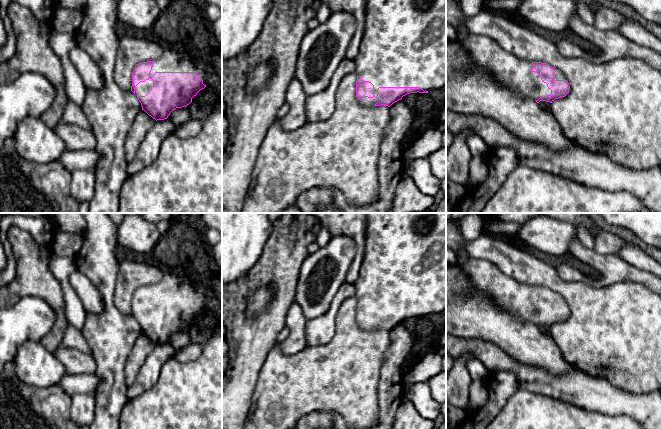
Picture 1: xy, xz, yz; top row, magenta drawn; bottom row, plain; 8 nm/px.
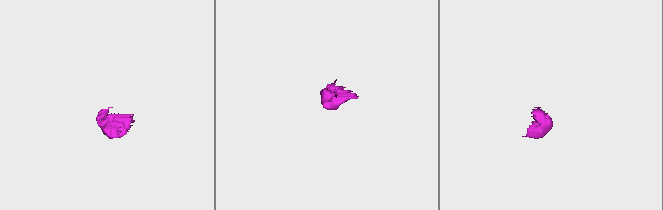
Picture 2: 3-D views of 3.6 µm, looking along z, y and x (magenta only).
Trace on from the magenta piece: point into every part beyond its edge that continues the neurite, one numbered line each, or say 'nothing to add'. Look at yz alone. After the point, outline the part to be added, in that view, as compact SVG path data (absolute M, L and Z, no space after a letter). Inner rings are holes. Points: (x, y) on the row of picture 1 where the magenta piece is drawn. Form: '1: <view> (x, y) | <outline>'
1: yz (509, 71) | M469 35L457 41L469 52L473 61L482 70L489 72L501 86L534 100L551 95L551 90L541 80L540 75L530 70L532 62L506 52L491 37Z

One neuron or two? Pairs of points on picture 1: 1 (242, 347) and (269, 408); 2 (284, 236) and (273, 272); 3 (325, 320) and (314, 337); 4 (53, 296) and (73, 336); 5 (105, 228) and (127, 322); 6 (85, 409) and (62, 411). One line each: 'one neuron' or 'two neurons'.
1: two neurons
2: one neuron
3: one neuron
4: two neurons
5: one neuron
6: two neurons

